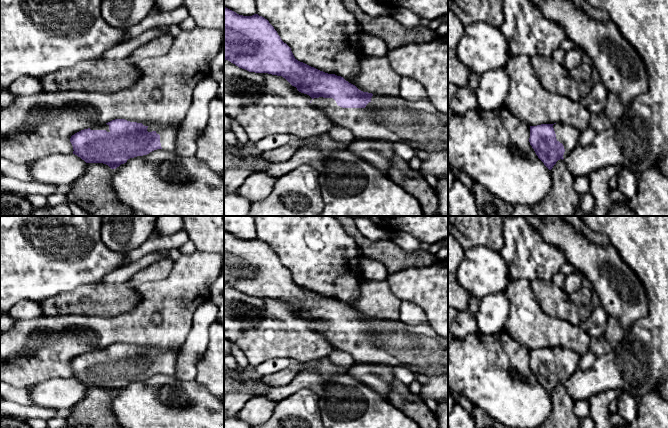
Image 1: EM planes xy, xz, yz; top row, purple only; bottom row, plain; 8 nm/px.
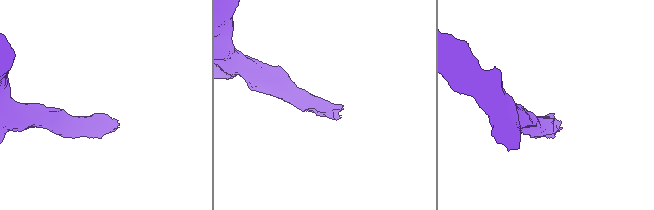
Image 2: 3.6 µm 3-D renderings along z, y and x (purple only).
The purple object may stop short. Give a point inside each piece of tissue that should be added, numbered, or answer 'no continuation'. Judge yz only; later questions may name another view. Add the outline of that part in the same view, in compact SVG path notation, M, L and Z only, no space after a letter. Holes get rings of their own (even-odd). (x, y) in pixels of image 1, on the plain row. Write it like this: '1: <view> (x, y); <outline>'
1: yz (567, 359); M556 347L553 349L556 363L563 368L565 382L577 369L580 362L580 356L572 350Z

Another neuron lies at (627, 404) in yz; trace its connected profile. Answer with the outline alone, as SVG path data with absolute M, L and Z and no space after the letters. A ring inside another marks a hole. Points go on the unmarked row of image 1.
M622 391L617 398L617 413L634 428L638 417L638 399L628 391Z

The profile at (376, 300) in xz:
M366 280L360 287L357 299L354 302L344 303L363 316L377 320L399 321L400 319L402 301L392 293L386 280Z

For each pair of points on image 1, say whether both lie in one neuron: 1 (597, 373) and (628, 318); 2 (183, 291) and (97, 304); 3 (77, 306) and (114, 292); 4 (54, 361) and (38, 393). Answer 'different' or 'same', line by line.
1: different
2: different
3: same
4: different

